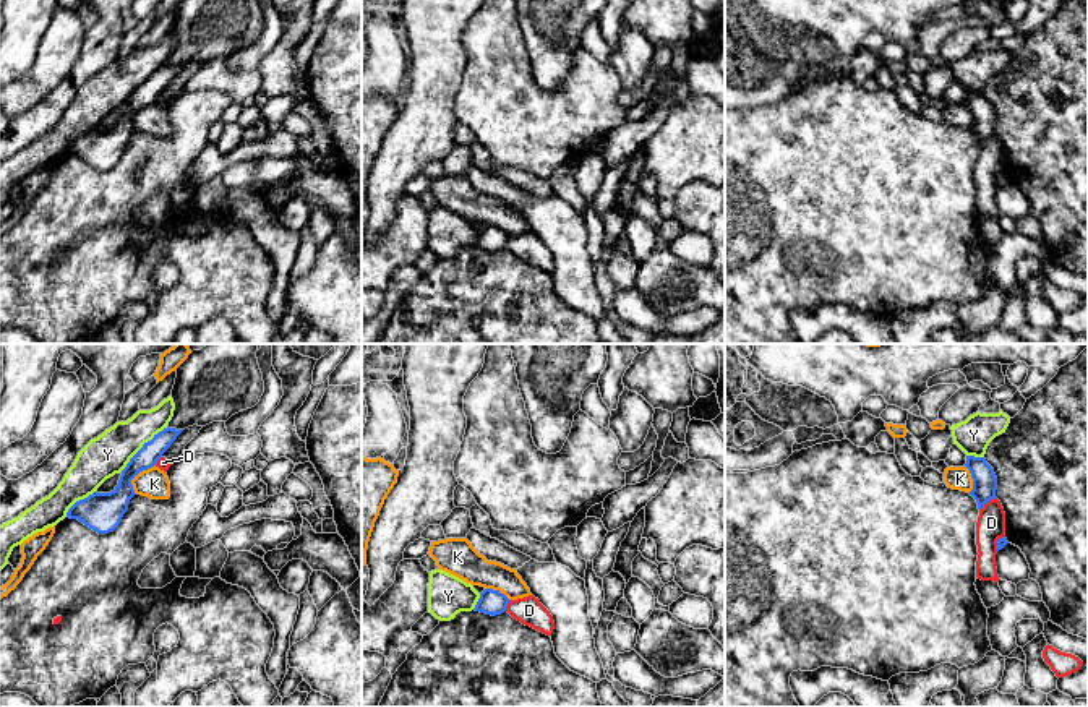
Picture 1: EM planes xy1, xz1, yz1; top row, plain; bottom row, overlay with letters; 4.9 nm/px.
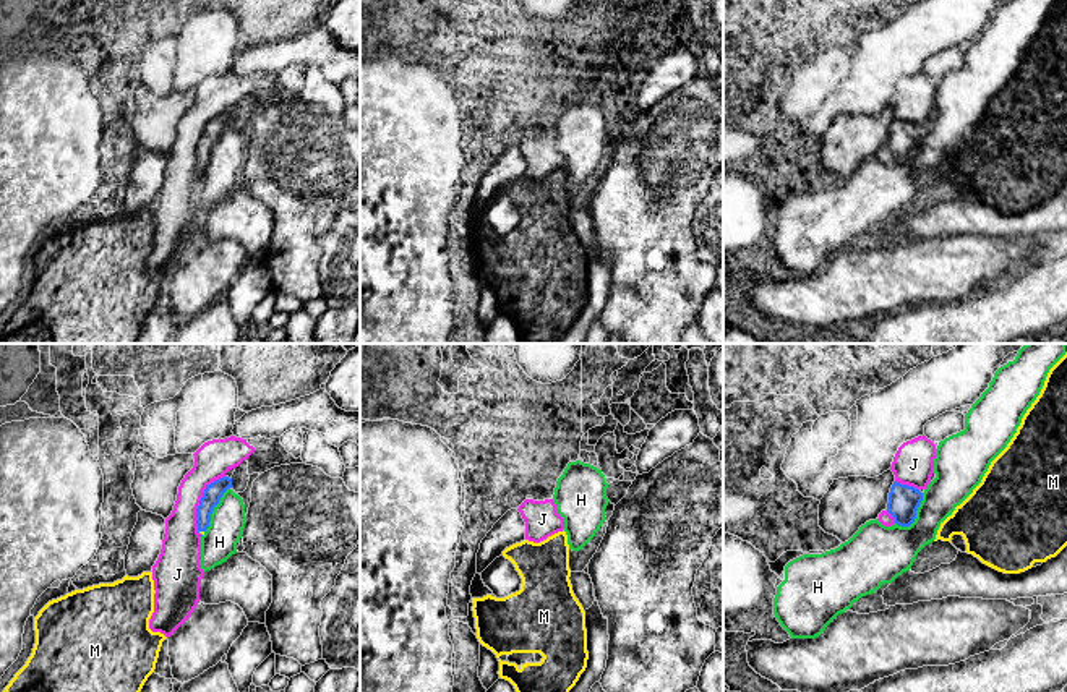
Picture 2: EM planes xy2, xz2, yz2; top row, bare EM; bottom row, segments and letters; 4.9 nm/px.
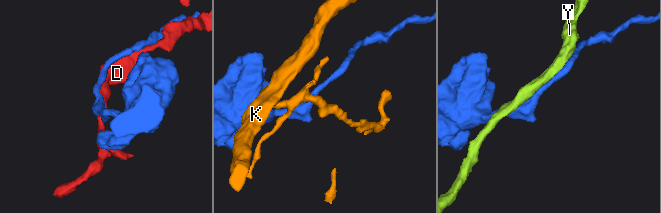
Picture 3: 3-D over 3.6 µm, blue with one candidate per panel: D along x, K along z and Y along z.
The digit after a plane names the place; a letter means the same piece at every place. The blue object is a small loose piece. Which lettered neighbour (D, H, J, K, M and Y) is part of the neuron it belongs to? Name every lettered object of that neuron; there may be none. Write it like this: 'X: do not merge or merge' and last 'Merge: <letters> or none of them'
D: do not merge
H: do not merge
J: do not merge
K: do not merge
M: merge
Y: do not merge
Merge: M

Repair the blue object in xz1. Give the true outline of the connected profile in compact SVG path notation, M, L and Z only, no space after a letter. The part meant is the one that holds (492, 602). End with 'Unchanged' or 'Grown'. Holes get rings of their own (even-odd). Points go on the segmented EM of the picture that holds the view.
M485 589L480 593L480 598L473 610L485 615L496 616L506 611L508 603L509 603L509 598L499 590Z. Unchanged

